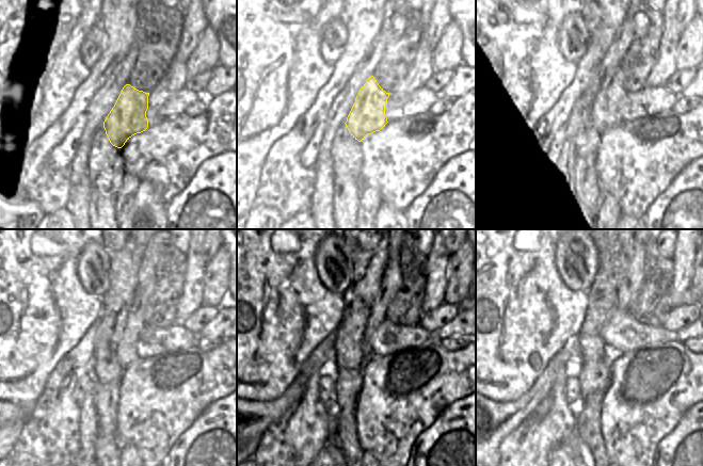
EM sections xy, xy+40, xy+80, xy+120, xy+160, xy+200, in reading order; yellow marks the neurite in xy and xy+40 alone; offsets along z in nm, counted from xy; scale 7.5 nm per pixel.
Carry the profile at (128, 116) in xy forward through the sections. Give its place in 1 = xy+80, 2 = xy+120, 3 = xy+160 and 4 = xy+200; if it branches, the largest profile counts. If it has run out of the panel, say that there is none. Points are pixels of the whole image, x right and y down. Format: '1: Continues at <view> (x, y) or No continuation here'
1: Continues at xy+80 (605, 113)
2: Continues at xy+120 (126, 352)
3: Continues at xy+160 (392, 282)
4: Continues at xy+200 (633, 278)

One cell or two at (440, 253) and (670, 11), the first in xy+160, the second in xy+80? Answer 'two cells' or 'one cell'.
one cell

